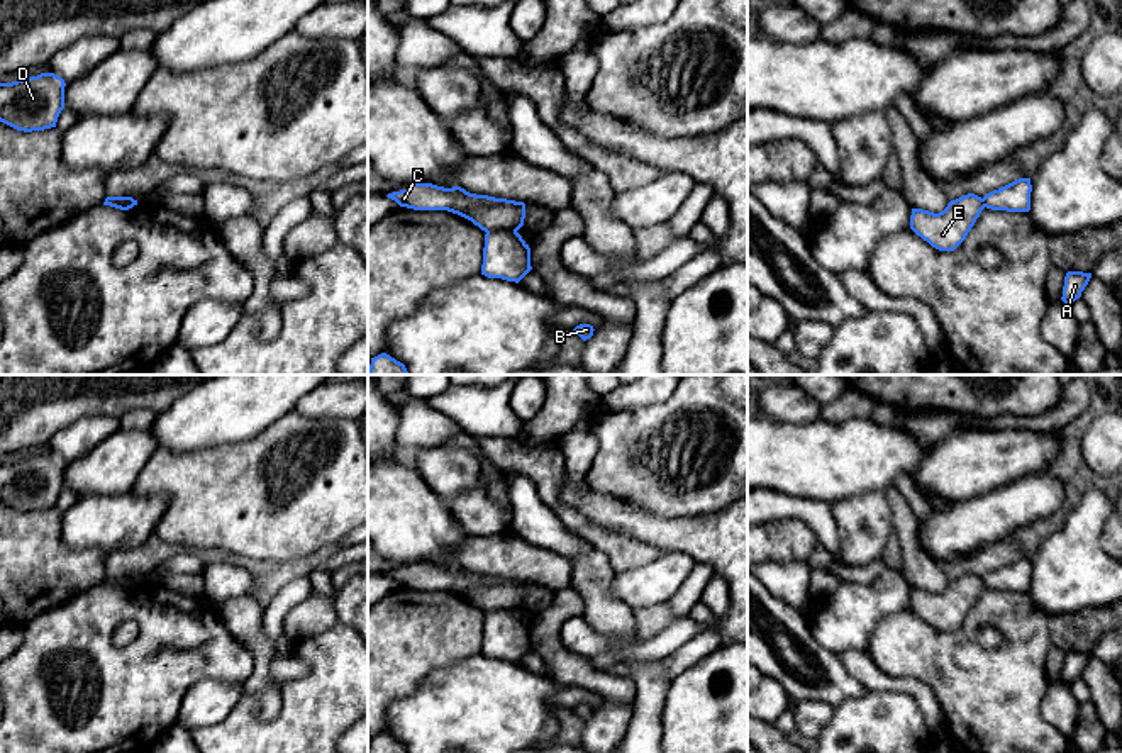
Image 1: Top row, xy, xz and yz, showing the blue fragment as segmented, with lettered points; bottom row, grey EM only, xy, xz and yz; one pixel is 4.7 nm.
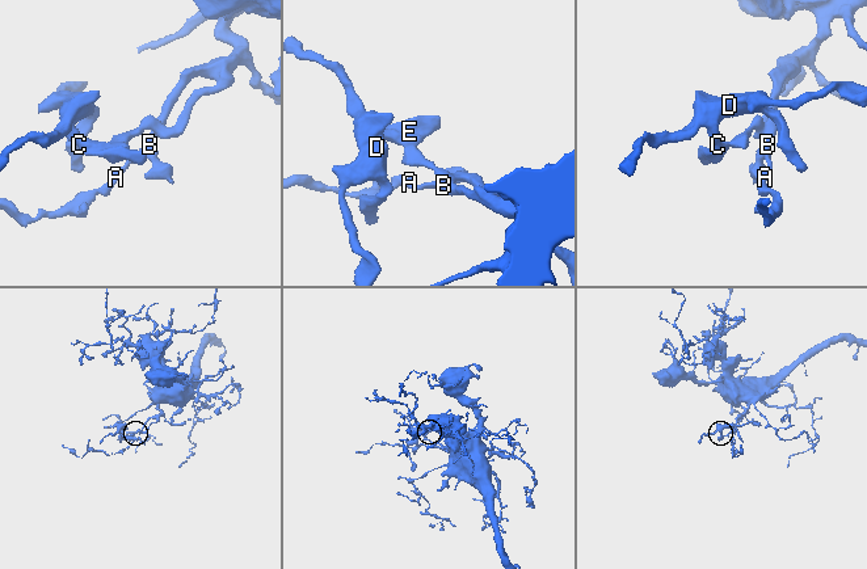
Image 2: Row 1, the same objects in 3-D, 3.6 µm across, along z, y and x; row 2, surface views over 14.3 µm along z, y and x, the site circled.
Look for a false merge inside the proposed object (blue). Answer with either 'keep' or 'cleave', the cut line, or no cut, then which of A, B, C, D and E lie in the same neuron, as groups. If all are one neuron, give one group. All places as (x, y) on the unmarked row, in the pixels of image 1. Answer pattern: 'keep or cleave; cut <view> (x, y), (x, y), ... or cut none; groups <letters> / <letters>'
cleave; cut xz (516, 611), (487, 613); groups A B / C D E

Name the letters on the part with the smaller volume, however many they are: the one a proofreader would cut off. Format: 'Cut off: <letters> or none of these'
Cut off: C, D, E

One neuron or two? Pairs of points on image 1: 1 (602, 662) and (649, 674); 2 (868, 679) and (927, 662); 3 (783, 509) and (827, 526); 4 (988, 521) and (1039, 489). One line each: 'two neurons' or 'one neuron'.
1: two neurons
2: two neurons
3: one neuron
4: one neuron

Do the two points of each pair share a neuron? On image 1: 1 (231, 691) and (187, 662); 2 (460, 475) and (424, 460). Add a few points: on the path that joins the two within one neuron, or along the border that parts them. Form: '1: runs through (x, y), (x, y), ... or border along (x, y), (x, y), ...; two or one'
1: border along (243, 682), (199, 680), (180, 702); two
2: runs through (451, 470), (433, 463); one

